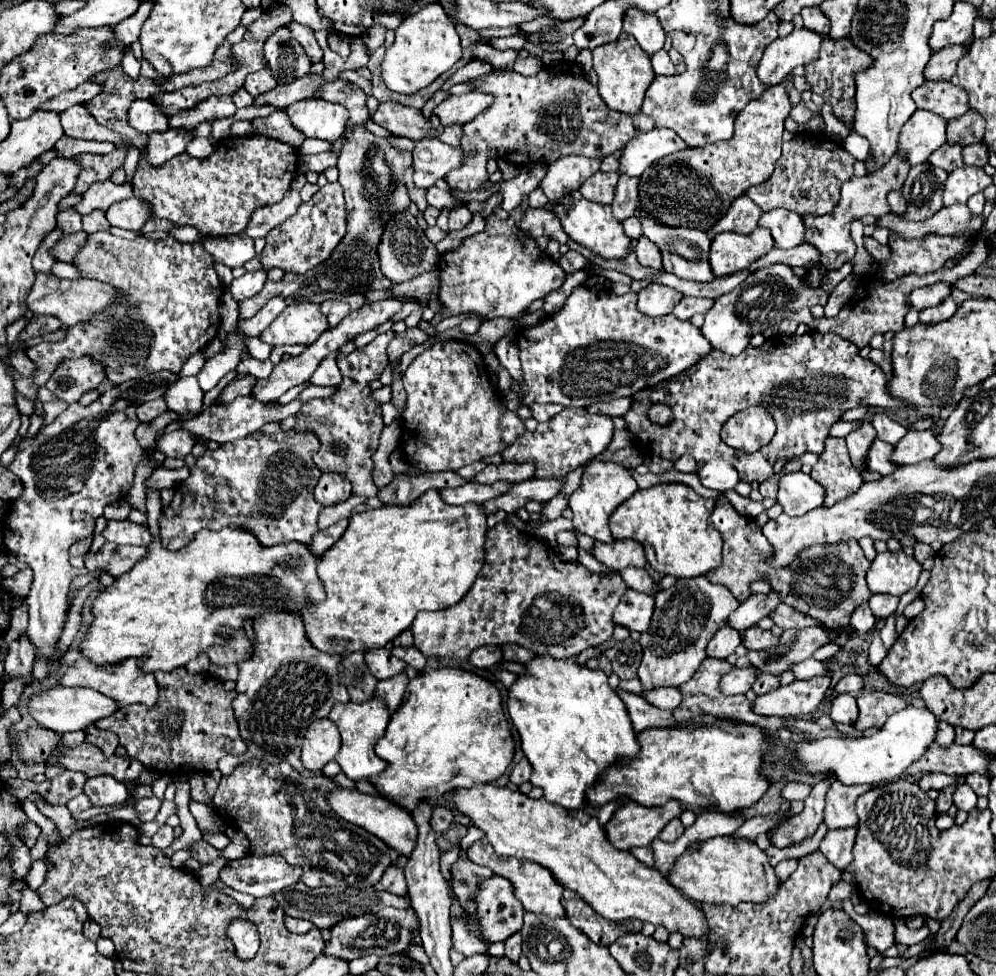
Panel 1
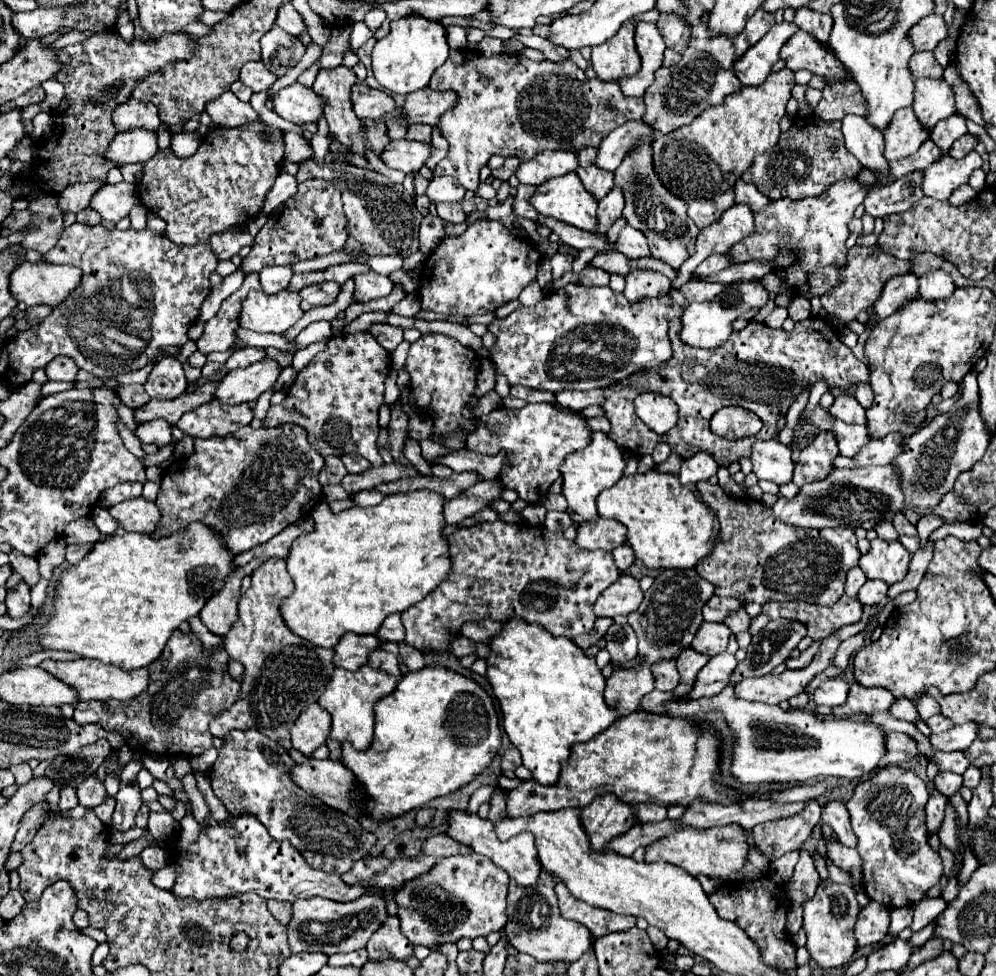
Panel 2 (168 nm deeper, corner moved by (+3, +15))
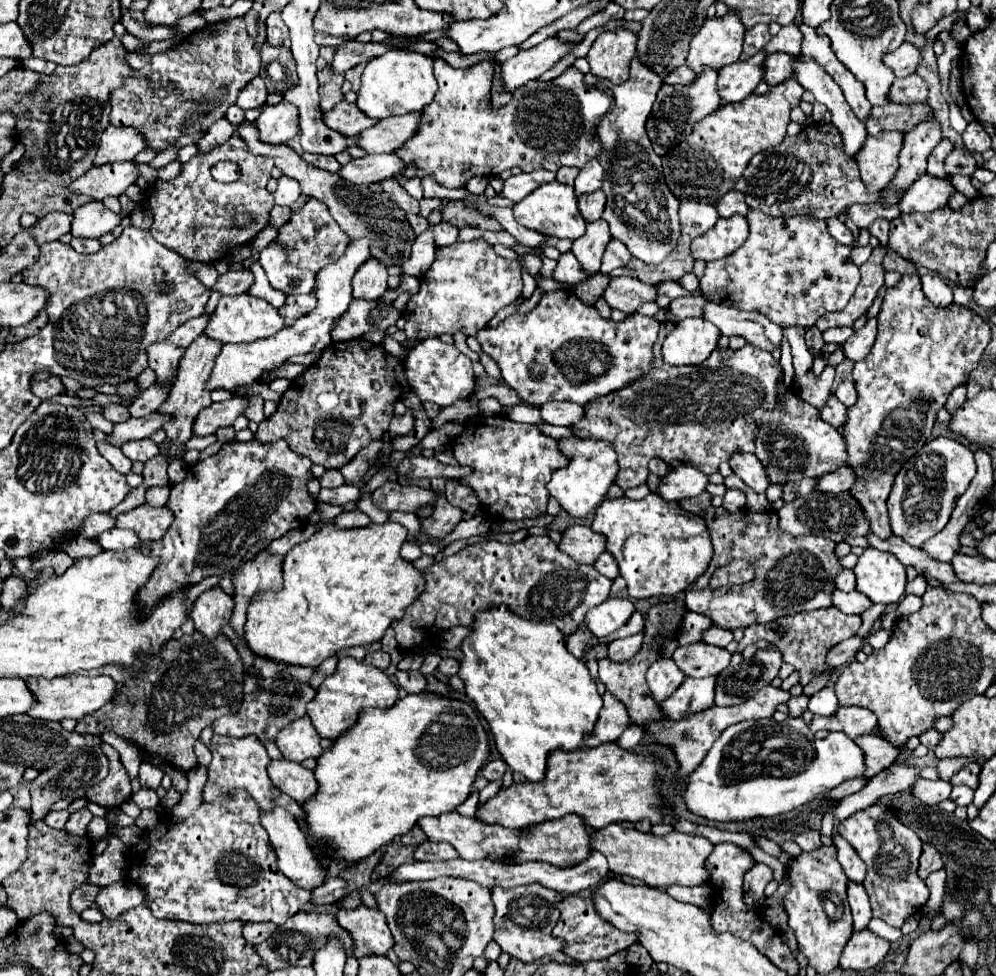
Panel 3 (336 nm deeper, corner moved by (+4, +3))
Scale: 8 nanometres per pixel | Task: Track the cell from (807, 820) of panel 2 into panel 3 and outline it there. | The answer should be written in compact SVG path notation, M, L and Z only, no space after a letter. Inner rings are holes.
M756 864L744 874L744 904L748 908L762 908L764 888L772 880L772 870L766 864Z

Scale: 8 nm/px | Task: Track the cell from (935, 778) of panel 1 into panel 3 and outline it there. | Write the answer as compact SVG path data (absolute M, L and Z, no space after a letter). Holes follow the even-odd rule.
M968 762L956 776L952 776L952 784L958 786L958 784L964 784L964 786L970 786L972 790L978 788L978 776L980 776L980 764L978 762Z

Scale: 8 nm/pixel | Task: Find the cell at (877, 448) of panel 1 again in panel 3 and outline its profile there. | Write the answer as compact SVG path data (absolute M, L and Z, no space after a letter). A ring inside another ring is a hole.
M784 374L778 380L778 400L776 410L766 412L758 420L758 436L756 436L756 458L768 468L770 484L786 484L802 478L820 478L834 468L844 466L846 442L838 428L822 422L818 418L818 410L804 402L794 390L784 386Z

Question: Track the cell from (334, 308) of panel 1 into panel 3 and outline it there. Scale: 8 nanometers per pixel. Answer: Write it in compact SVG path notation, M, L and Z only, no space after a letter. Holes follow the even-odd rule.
M286 294L286 302L278 308L280 316L284 316L284 324L290 326L296 322L298 316L308 314L316 306L314 294Z

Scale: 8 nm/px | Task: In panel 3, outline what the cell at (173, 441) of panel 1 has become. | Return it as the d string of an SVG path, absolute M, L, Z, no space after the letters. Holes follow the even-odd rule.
M144 438L144 440L132 440L132 442L124 444L120 450L132 462L134 460L146 462L146 460L150 460L150 458L154 458L158 454L158 444L154 444L150 438Z

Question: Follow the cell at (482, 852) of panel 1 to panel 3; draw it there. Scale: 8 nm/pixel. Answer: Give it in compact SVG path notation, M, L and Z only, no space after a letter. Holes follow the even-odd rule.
M458 812L452 814L440 814L436 818L420 818L418 826L424 830L424 834L432 842L448 842L452 844L460 858L466 860L480 860L480 858L490 858L490 860L504 860L518 850L518 832L502 828L500 824L484 824L478 818L466 818L460 816Z

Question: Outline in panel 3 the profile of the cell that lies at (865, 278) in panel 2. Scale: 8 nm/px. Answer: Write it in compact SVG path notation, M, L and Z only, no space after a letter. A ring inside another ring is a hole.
M878 246L872 250L870 258L860 266L860 274L862 280L852 296L852 300L848 302L848 306L842 312L836 314L824 314L818 322L816 328L820 332L828 330L828 328L836 328L836 326L852 326L860 316L864 316L868 312L868 308L872 306L880 286L884 284L884 268L882 268L882 258L884 258L884 248Z

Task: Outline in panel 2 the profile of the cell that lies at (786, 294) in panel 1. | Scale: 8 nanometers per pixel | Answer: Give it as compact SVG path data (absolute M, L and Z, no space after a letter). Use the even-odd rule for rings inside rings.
M753 278L749 282L743 280L743 282L727 284L725 290L721 292L721 296L717 296L717 300L709 300L709 302L701 302L701 304L689 304L685 308L685 312L681 316L681 322L683 322L681 340L689 346L695 346L695 348L721 346L733 334L733 322L751 310L763 308L767 304L767 300L769 300L769 292L763 288L759 278Z

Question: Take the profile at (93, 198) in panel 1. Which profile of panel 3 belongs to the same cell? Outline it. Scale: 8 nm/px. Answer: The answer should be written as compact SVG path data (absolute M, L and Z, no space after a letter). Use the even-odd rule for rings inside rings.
M50 212L48 216L40 218L32 228L28 228L28 232L32 234L34 242L38 246L42 246L44 242L58 240L62 234L68 234L70 232L70 224L72 224L72 214Z

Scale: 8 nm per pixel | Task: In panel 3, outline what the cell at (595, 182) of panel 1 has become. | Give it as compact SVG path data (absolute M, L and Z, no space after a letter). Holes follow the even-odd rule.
M596 190L596 192L590 192L590 194L584 194L578 198L578 212L582 214L582 218L586 222L596 222L600 220L602 212L604 212L604 206L606 206L606 196L602 190Z

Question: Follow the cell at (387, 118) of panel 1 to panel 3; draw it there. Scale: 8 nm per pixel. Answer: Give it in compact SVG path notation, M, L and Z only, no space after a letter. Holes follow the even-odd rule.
M346 100L336 104L336 108L332 108L330 112L326 112L322 120L330 130L340 132L346 138L358 136L362 130L376 124L376 120L368 118L364 112L356 108L356 104L348 104Z

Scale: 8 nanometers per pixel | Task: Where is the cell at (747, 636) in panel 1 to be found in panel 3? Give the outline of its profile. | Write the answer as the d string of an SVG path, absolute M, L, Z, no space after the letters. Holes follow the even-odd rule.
M712 626L712 628L704 630L702 642L724 648L728 642L732 642L732 632L728 632L728 630L724 630L724 628L714 628L714 626Z

